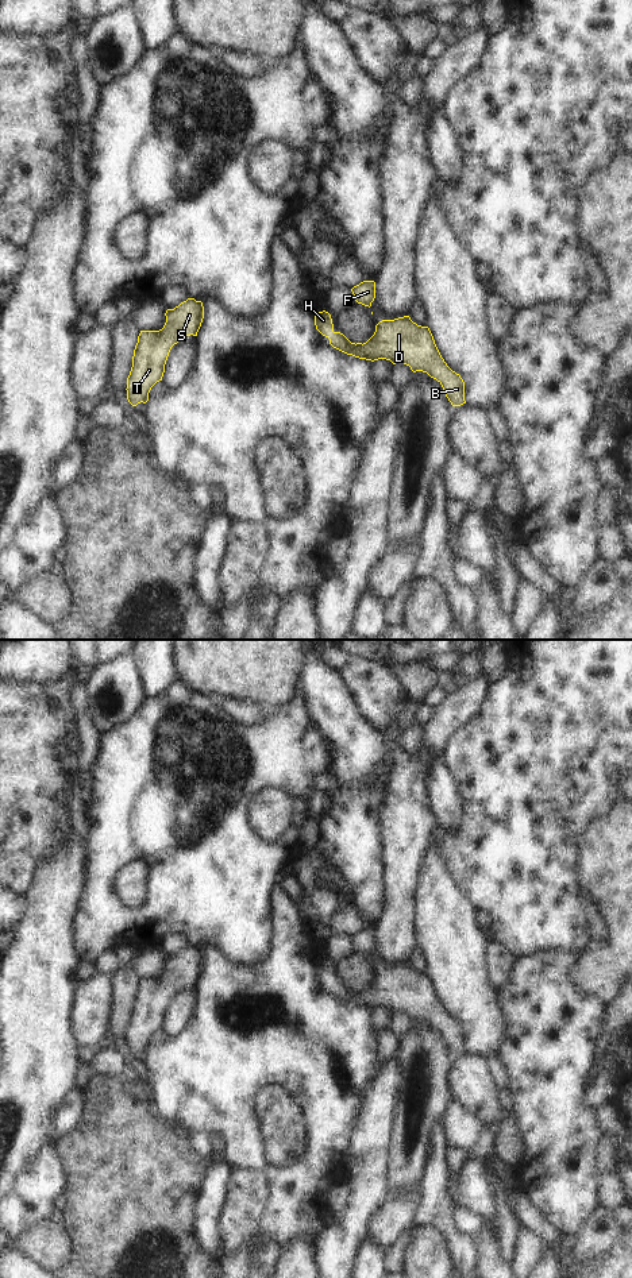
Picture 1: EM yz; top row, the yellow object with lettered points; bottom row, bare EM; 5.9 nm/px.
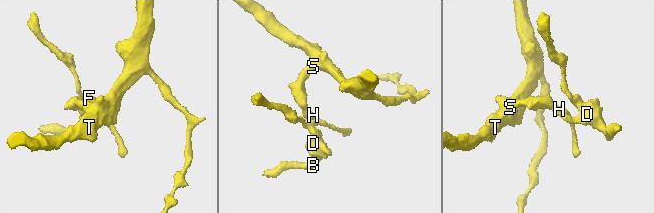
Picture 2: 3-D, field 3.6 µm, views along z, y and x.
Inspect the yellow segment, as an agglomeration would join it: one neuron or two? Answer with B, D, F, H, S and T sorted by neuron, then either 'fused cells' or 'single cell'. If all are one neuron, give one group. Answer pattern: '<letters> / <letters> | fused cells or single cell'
B D F H S T | single cell

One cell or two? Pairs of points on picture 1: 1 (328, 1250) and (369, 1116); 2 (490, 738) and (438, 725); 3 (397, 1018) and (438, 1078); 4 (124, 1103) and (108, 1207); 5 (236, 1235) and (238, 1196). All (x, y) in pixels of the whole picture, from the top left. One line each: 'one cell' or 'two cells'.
1: one cell
2: two cells
3: two cells
4: one cell
5: one cell

